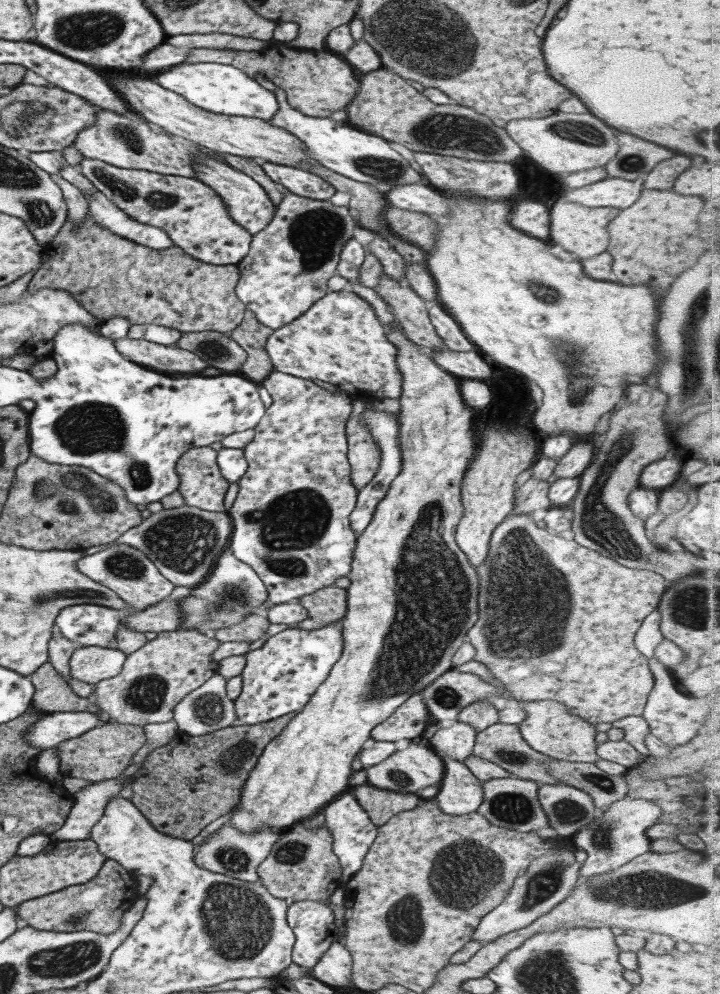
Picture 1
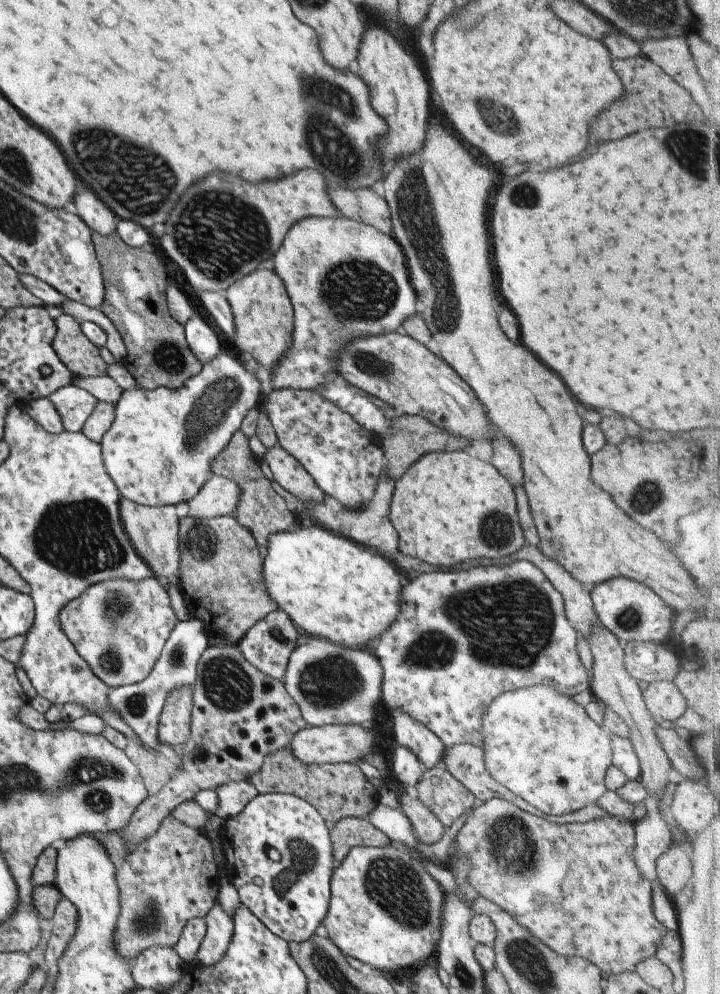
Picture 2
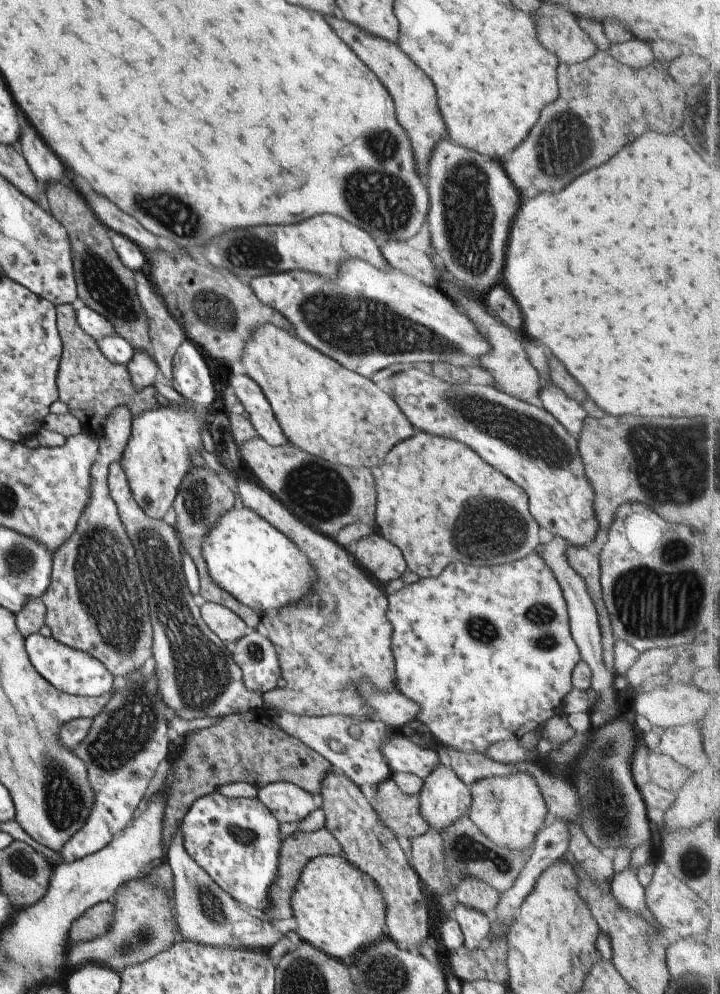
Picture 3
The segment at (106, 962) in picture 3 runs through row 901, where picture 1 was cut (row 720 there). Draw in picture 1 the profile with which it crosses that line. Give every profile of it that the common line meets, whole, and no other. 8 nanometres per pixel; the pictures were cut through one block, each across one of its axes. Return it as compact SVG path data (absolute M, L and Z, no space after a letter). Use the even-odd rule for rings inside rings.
M199 630L160 632L142 648L127 655L119 675L95 684L96 706L112 721L133 727L160 724L173 718L174 708L190 692L217 673L219 662L212 659L219 641Z

